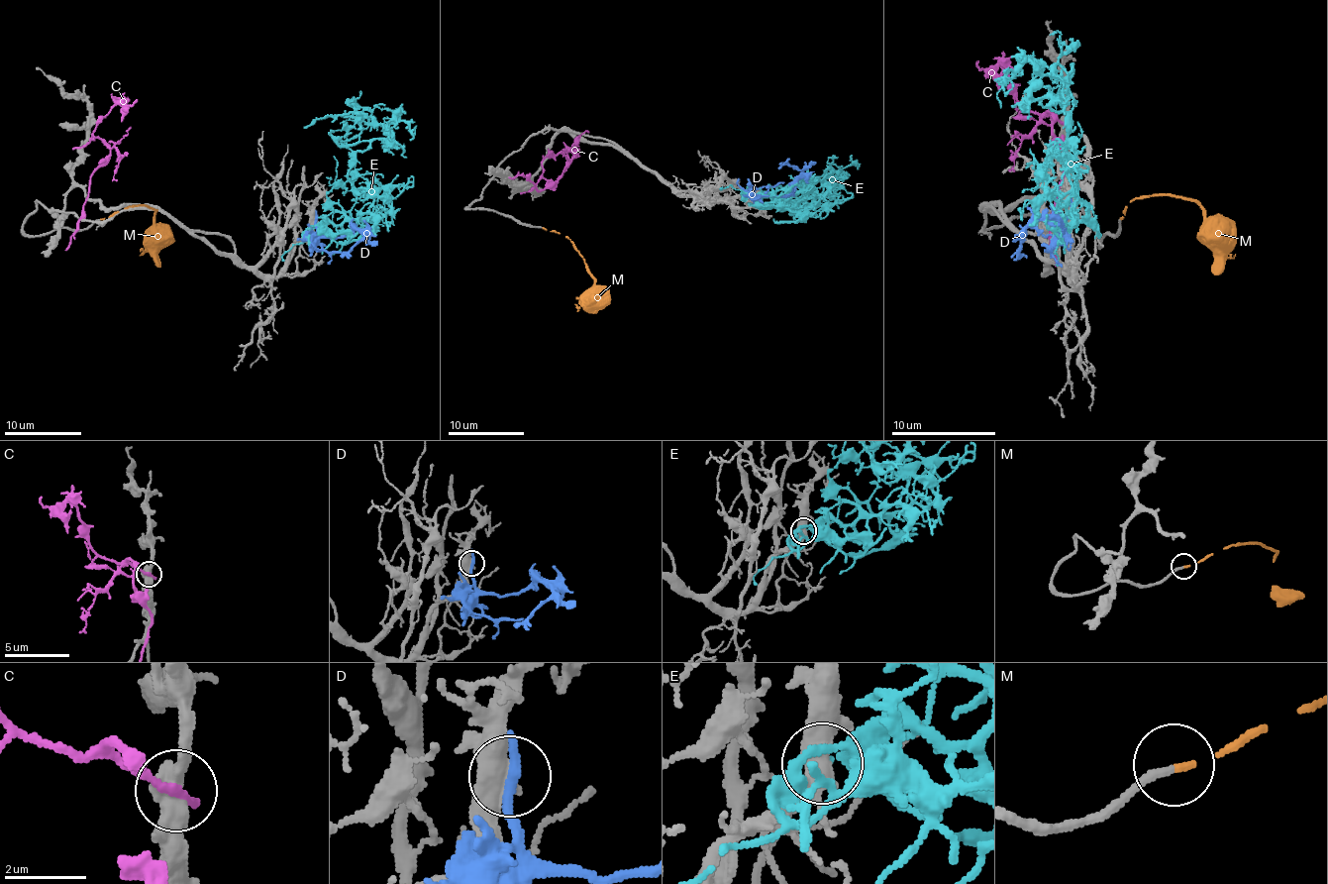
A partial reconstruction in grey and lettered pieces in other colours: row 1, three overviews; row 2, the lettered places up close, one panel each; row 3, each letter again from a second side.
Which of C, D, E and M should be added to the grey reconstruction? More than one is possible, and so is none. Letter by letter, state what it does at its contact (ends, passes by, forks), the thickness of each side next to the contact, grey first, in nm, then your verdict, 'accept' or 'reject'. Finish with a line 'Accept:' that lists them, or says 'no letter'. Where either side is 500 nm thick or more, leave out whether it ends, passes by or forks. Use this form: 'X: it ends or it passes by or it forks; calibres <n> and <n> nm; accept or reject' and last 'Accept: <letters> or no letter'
C: it passes by; calibres 480 and 180 nm; reject
D: calibres 550 and 320 nm; reject
E: it ends; calibres 400 and 320 nm; reject
M: it ends; calibres 190 and 130 nm; accept
Accept: M

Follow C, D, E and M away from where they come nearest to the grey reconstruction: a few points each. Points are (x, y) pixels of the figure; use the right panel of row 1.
C: (1066, 124), (1046, 113), (1054, 117), (1054, 144), (1068, 160), (1055, 200), (1055, 218), (1050, 224), (1056, 267)
D: (1071, 205), (1064, 229), (1052, 218), (1042, 218), (1028, 225), (1018, 248), (1024, 256)
E: (1075, 218), (1066, 116), (1051, 93), (1031, 95), (1039, 77), (1028, 60), (1009, 70), (1006, 91), (1006, 75)
M: (1119, 217), (1138, 196), (1178, 195), (1194, 200), (1204, 219), (1204, 242), (1212, 250), (1215, 269), (1220, 274)

